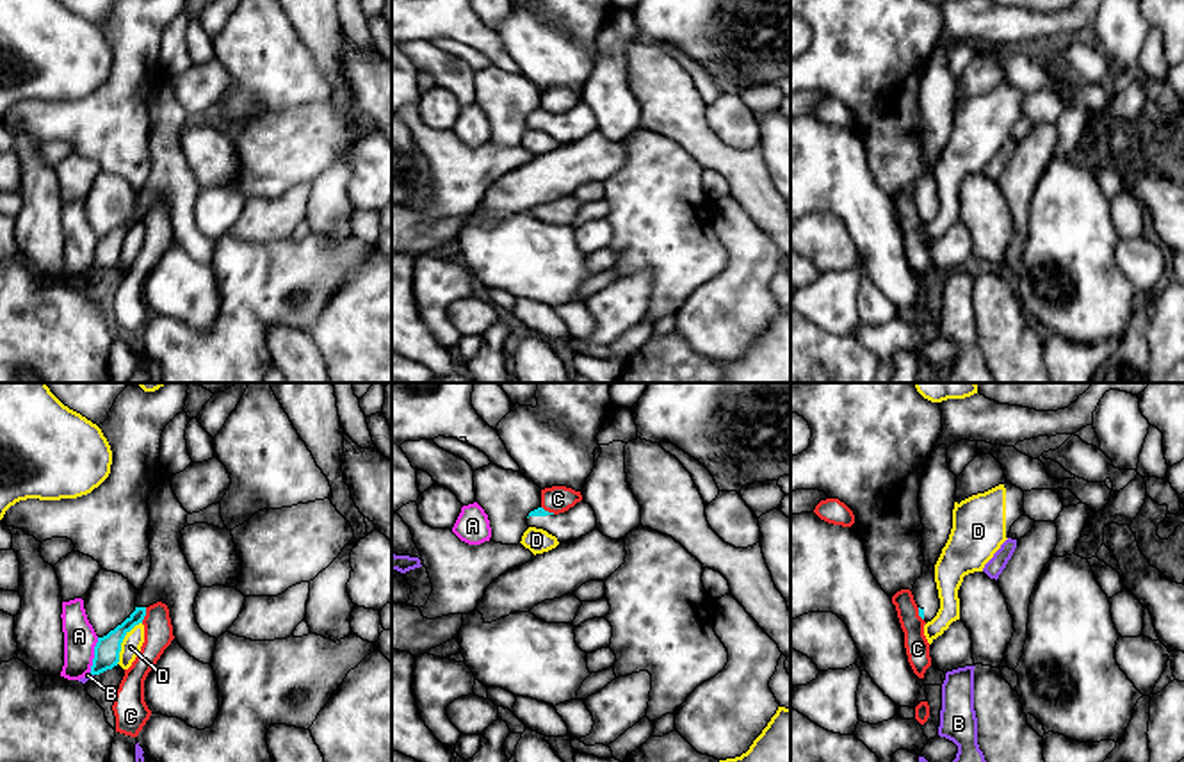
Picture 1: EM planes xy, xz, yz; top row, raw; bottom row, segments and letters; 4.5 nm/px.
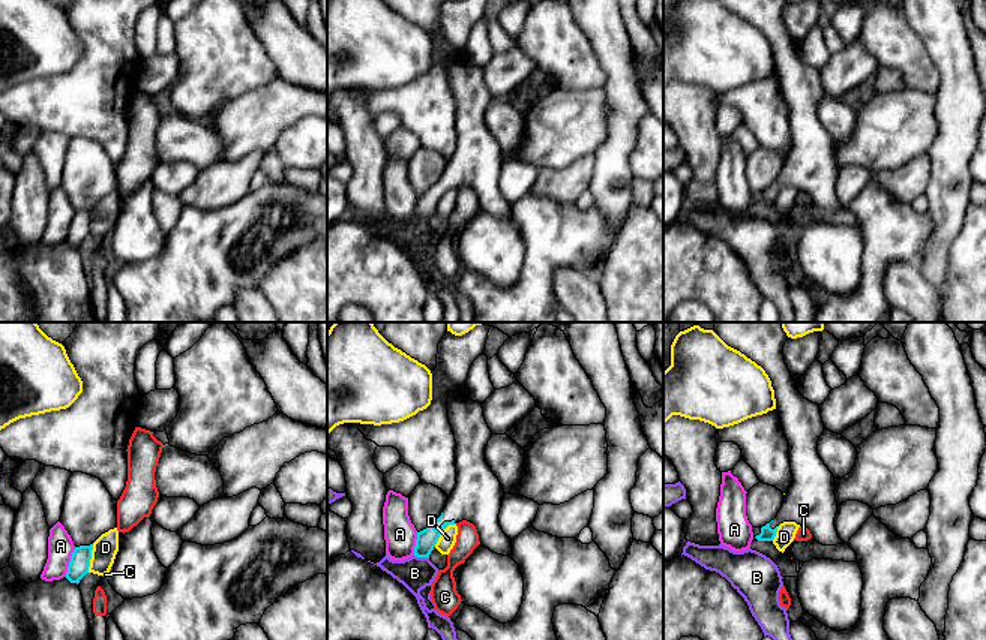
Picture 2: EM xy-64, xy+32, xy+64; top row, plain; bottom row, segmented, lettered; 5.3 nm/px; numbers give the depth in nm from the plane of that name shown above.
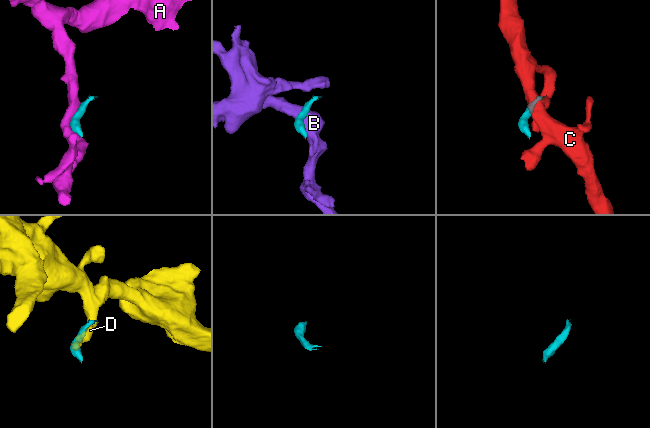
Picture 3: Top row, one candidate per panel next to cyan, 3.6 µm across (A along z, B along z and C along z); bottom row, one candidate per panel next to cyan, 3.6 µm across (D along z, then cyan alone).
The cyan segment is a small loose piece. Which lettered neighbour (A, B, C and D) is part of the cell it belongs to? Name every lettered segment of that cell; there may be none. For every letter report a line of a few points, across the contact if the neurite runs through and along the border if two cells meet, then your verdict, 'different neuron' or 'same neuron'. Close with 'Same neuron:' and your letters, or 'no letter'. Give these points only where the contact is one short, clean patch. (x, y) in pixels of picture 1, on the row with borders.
A: different neuron
B: xy (89, 672), (93, 675) | different neuron
C: xy (146, 607), (141, 622) | different neuron
D: different neuron
Same neuron: no letter

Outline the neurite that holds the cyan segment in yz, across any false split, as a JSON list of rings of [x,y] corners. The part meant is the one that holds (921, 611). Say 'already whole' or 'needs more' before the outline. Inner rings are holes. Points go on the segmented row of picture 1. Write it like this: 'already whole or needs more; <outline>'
needs more; [[[1091,383],[1075,402],[1058,411],[999,404],[979,392],[965,399],[938,402],[942,433],[924,466],[919,491],[924,566],[912,589],[919,616],[926,623],[940,609],[935,564],[949,539],[956,502],[956,475],[949,468],[947,449],[961,440],[1015,447],[1018,442],[1038,436],[1075,434],[1093,424],[1093,411],[1106,392],[1120,390],[1139,395],[1148,385],[1152,383]]]

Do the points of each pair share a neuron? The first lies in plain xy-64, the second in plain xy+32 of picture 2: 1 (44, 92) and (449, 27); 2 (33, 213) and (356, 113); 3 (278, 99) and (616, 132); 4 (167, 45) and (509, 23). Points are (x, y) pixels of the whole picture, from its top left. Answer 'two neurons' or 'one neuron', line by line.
1: one neuron
2: one neuron
3: two neurons
4: two neurons

